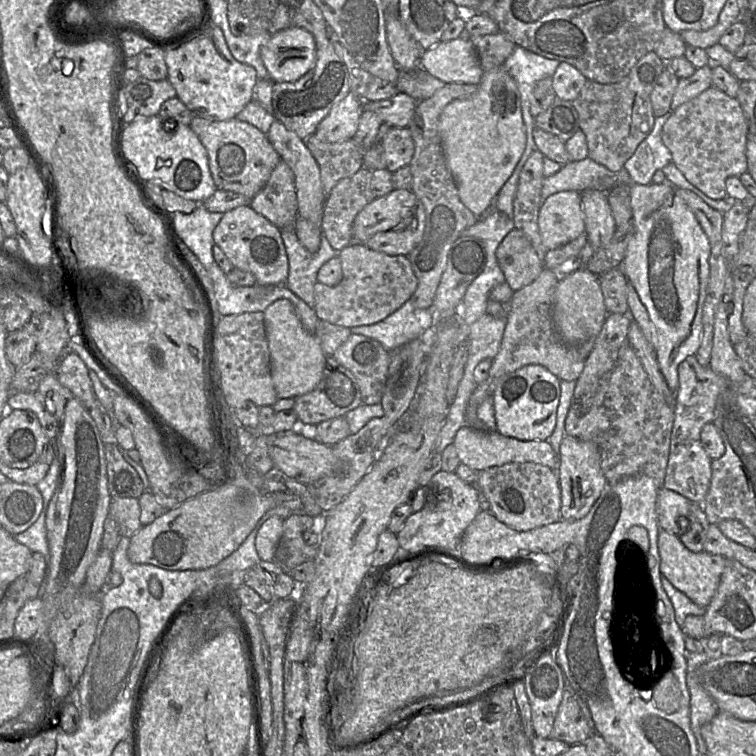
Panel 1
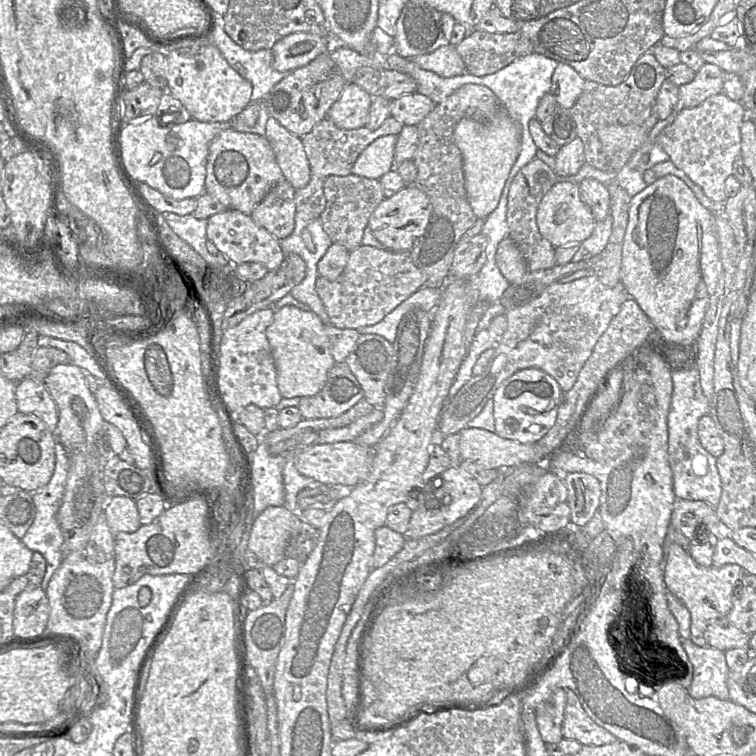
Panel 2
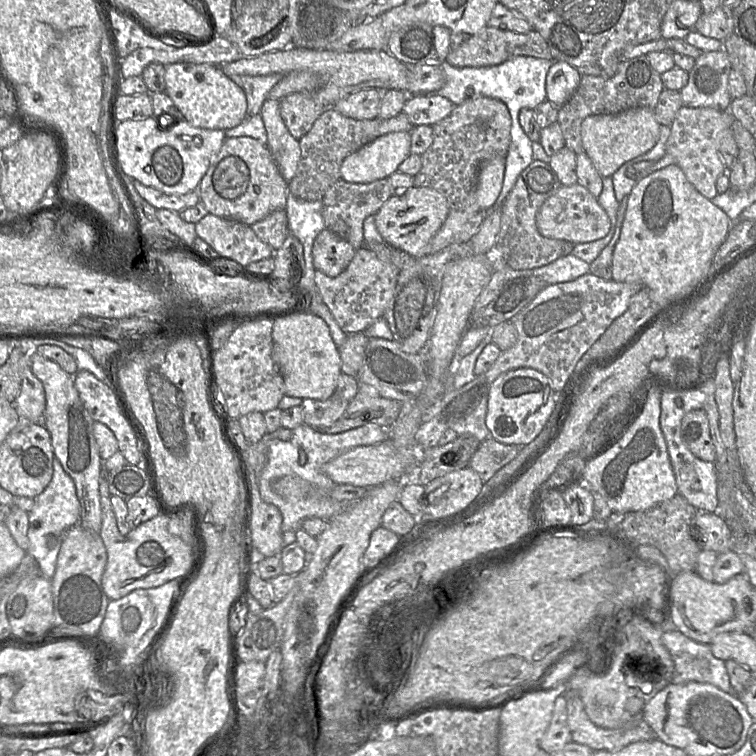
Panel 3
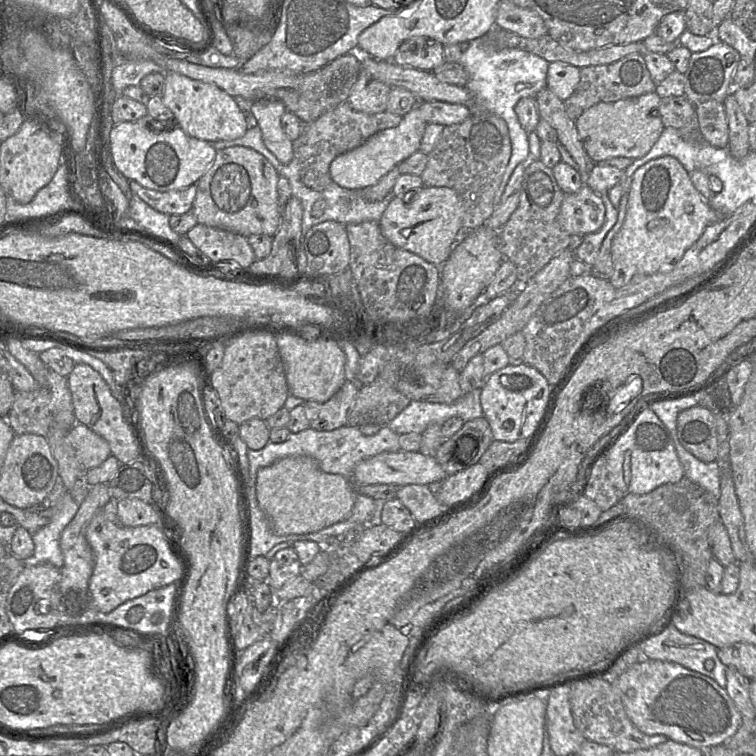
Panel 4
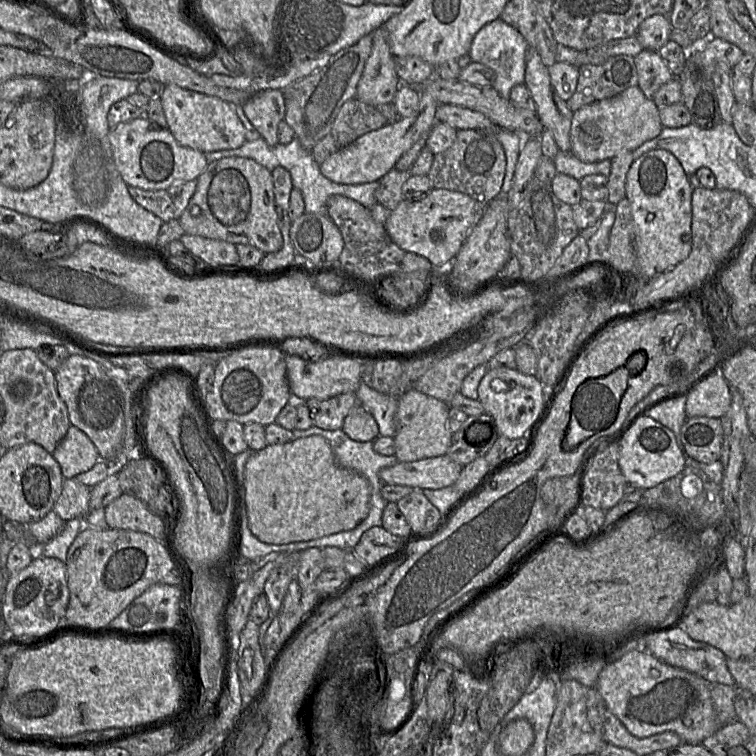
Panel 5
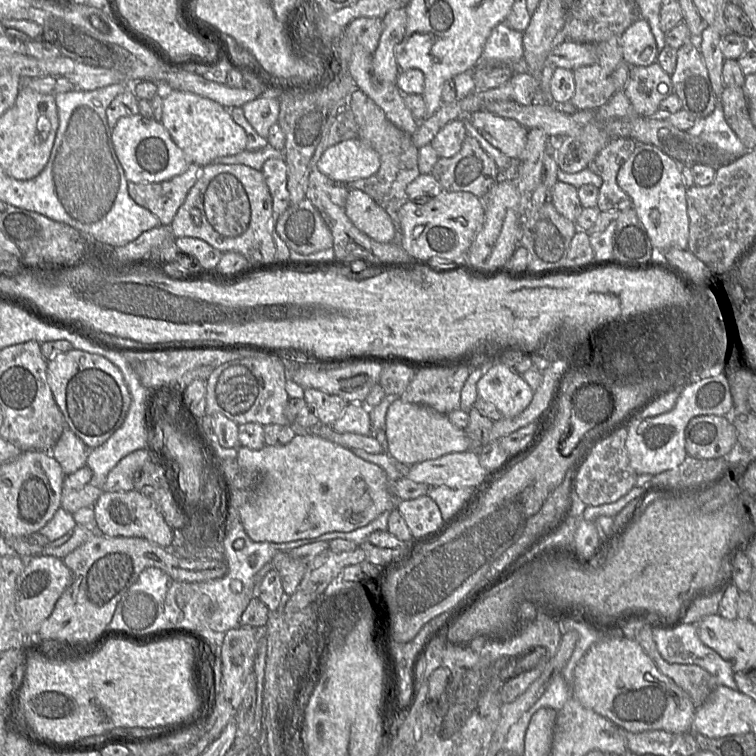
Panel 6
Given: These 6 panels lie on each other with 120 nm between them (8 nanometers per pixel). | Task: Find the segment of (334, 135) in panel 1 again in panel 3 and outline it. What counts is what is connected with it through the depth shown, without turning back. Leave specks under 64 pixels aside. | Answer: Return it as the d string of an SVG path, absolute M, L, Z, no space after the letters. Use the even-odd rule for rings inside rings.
M377 88L361 89L337 101L333 108L353 119L374 119L378 117L382 93Z

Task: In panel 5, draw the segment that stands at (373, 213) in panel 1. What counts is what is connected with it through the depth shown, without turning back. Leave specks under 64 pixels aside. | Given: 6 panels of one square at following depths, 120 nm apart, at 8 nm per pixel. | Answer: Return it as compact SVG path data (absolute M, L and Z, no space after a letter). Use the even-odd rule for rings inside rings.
M433 188L420 198L402 200L394 210L390 211L384 227L398 247L425 257L433 268L446 270L474 225L473 198L461 192Z

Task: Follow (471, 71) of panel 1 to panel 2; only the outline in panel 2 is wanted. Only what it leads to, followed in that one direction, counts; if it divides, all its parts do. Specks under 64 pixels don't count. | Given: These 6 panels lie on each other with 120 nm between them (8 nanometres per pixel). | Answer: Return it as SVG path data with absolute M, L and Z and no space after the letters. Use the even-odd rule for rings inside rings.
M450 43L441 46L435 51L409 58L414 60L424 70L434 72L440 77L450 78L467 72L465 63Z

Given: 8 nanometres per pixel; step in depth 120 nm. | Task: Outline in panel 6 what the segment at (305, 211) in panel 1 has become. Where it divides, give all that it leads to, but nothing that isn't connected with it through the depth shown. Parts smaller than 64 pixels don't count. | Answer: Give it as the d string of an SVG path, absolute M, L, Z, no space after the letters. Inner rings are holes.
M257 97L242 106L245 118L258 135L267 138L270 127L277 123L279 101L273 97Z

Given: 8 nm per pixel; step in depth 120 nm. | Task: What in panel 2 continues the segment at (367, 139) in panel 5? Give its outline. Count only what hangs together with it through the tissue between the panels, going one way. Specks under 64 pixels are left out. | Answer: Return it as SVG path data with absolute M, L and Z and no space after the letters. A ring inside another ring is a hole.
M385 135L375 139L358 156L352 174L379 179L394 168L393 154L397 135Z

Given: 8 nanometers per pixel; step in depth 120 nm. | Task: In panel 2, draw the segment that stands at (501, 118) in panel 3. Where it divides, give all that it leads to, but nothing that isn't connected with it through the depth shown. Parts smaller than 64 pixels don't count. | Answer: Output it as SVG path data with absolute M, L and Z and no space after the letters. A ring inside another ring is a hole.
M466 84L443 102L436 104L417 125L419 143L413 158L417 176L413 186L429 197L432 211L424 233L416 240L409 256L426 276L427 287L445 287L450 280L450 267L459 240L478 220L467 198L463 157L454 140L455 127L463 118L489 122L503 111L499 99L489 88L478 84Z

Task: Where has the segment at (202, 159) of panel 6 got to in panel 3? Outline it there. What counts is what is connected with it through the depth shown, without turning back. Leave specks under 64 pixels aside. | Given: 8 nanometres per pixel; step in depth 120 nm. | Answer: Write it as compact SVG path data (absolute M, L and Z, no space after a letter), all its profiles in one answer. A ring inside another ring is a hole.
M173 63L165 66L165 93L184 120L193 127L227 130L247 117L247 100L241 87L213 64Z

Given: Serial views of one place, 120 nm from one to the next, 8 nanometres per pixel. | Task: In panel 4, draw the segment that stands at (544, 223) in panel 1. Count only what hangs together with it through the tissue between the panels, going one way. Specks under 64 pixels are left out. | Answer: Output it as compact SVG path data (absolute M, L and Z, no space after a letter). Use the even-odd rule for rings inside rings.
M584 183L577 192L564 195L558 223L570 235L591 234L604 224L605 212L601 196Z

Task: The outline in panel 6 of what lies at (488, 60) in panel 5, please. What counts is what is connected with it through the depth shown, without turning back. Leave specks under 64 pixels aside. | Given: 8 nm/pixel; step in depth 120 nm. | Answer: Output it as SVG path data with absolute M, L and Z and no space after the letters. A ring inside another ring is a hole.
M507 23L498 24L487 39L480 62L484 65L516 64L523 58L524 33L514 30Z

